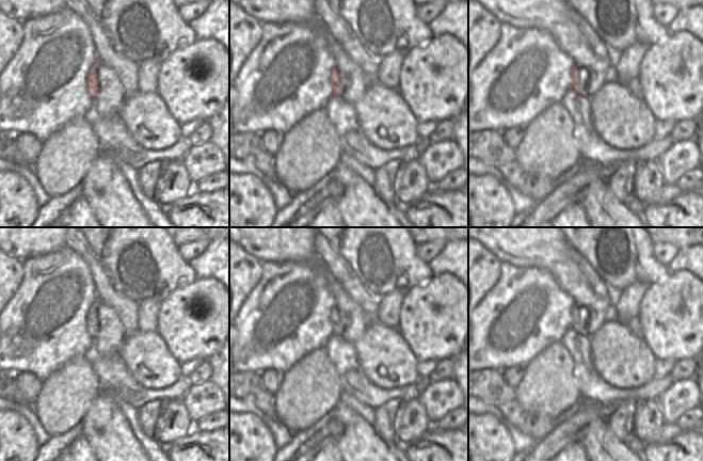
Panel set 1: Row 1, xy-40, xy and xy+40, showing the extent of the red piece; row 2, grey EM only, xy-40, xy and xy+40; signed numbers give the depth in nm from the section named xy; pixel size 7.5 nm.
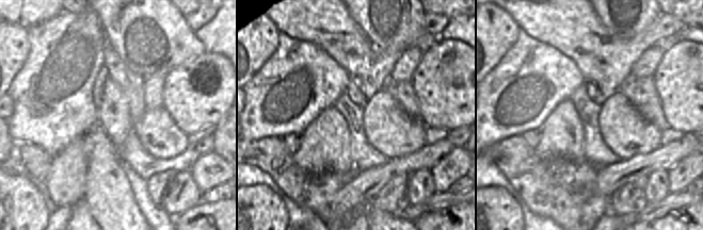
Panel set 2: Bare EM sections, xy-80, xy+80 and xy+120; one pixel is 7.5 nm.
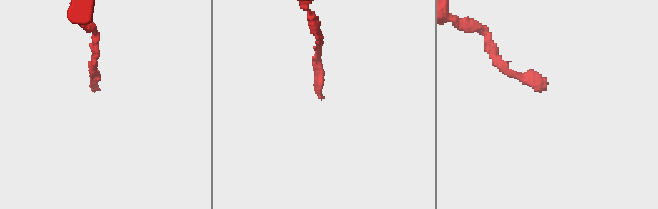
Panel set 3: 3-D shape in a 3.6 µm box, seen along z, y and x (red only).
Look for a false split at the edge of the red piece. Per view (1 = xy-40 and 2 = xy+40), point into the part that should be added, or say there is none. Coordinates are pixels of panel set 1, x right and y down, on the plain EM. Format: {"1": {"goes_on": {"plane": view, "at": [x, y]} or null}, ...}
{"1": {"goes_on": null}, "2": {"goes_on": {"plane": "xy+40", "at": [584, 314]}}}

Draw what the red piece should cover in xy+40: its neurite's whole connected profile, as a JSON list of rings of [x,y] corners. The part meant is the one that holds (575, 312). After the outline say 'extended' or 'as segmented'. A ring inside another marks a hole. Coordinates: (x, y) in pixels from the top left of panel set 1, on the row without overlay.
[[[575,305],[571,311],[571,317],[573,319],[571,328],[582,335],[586,335],[588,323],[590,321],[590,313],[585,307]]]; extended

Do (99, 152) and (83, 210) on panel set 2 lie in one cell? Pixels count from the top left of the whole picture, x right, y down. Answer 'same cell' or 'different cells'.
different cells

